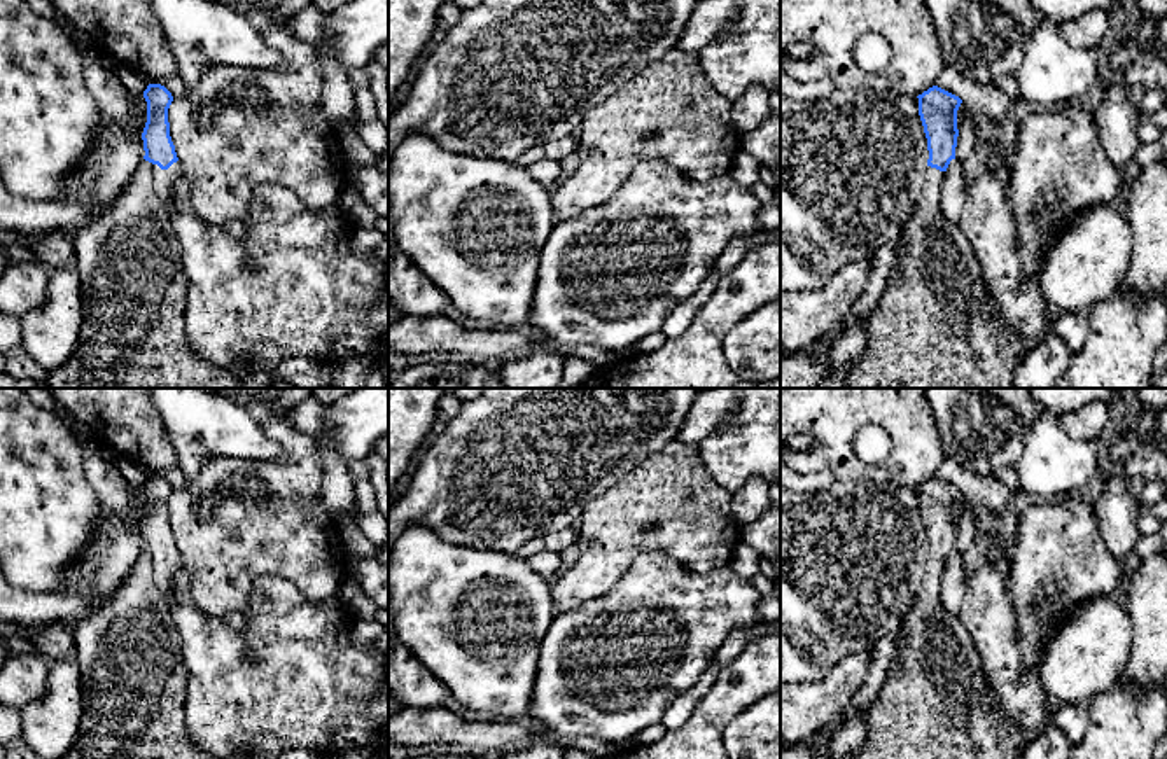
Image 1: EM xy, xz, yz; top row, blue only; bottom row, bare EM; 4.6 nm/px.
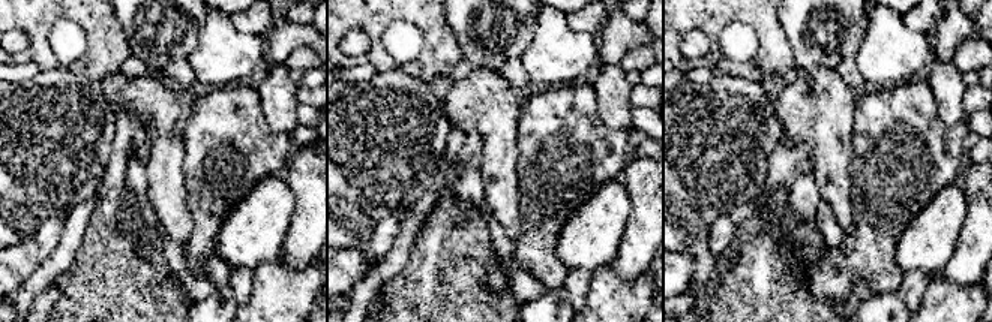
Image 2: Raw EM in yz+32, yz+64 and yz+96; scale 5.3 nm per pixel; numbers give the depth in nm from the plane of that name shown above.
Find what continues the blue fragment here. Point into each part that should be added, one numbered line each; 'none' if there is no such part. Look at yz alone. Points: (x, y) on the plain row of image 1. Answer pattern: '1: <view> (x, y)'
1: yz (935, 703)

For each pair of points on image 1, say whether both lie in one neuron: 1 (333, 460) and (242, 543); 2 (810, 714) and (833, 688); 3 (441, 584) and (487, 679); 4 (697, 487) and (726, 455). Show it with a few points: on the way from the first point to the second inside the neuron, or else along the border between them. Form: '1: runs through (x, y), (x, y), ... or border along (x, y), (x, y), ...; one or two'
1: border along (319, 445), (322, 459), (321, 502), (326, 509); two
2: runs through (814, 707), (826, 695); one
3: runs through (441, 609), (434, 625), (440, 637), (462, 656); one
4: border along (697, 446), (700, 464), (730, 494); two

